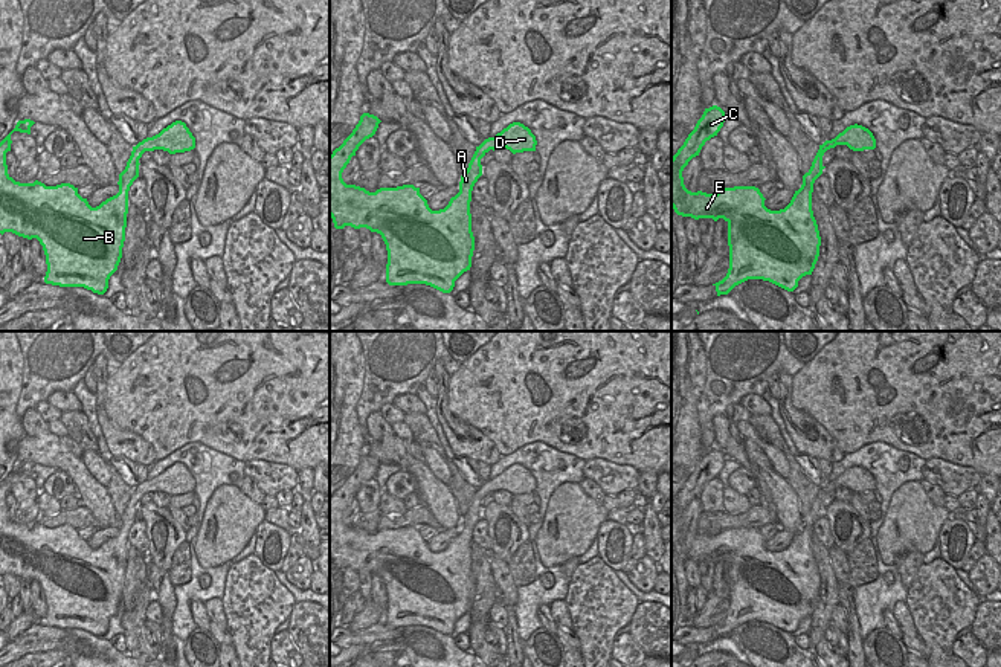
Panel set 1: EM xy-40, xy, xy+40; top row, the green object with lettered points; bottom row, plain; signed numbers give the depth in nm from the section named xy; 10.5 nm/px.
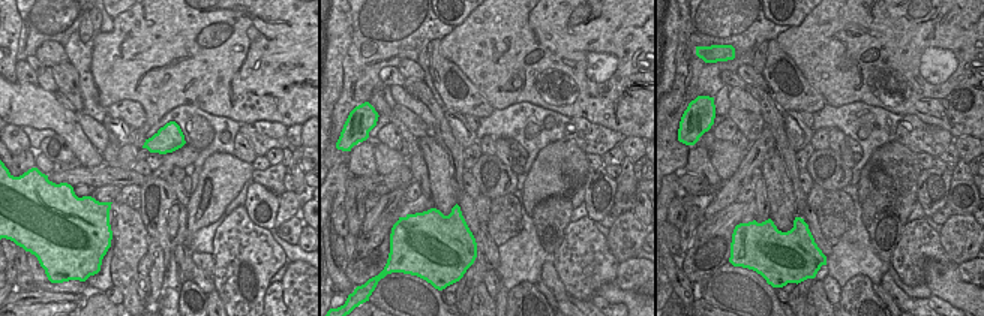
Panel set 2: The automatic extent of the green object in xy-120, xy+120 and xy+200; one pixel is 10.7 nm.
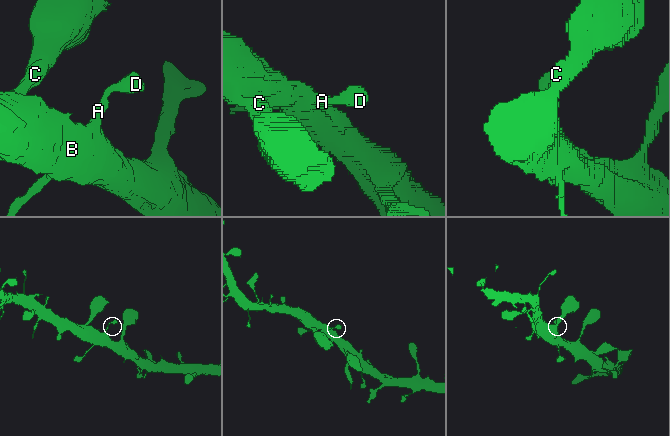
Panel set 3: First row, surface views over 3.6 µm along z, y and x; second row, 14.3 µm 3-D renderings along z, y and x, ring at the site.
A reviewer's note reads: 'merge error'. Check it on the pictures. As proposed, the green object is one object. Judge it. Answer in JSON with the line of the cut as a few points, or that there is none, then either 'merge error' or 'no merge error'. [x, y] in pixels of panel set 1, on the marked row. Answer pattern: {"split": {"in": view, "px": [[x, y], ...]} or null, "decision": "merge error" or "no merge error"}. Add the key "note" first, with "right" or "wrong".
{"note": "wrong", "split": null, "decision": "no merge error"}

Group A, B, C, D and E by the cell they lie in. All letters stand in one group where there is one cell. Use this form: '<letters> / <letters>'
A B C D E

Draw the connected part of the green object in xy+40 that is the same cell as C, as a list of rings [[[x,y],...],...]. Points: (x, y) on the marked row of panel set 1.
[[[720,107],[705,108],[671,157],[671,208],[682,217],[714,221],[723,218],[728,223],[729,269],[722,281],[713,284],[717,296],[728,295],[748,279],[769,281],[793,292],[803,276],[812,275],[819,256],[821,237],[812,211],[812,192],[826,168],[824,153],[836,145],[847,145],[853,151],[874,150],[876,139],[868,128],[855,124],[826,140],[790,203],[784,209],[771,211],[755,186],[723,188],[717,194],[691,192],[685,188],[684,168],[699,156],[706,140],[717,136],[725,119]]]

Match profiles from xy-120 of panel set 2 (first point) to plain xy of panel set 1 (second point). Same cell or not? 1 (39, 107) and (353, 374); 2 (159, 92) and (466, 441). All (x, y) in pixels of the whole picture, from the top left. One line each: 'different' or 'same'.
1: different
2: different

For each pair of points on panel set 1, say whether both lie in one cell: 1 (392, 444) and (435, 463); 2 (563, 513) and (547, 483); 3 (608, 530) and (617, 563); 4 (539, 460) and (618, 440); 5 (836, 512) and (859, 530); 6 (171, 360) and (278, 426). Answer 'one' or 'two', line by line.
1: two
2: two
3: one
4: two
5: one
6: one

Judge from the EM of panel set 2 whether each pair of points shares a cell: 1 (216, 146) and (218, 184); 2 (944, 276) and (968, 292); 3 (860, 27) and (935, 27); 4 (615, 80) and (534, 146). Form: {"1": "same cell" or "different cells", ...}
{"1": "different cells", "2": "same cell", "3": "same cell", "4": "different cells"}

